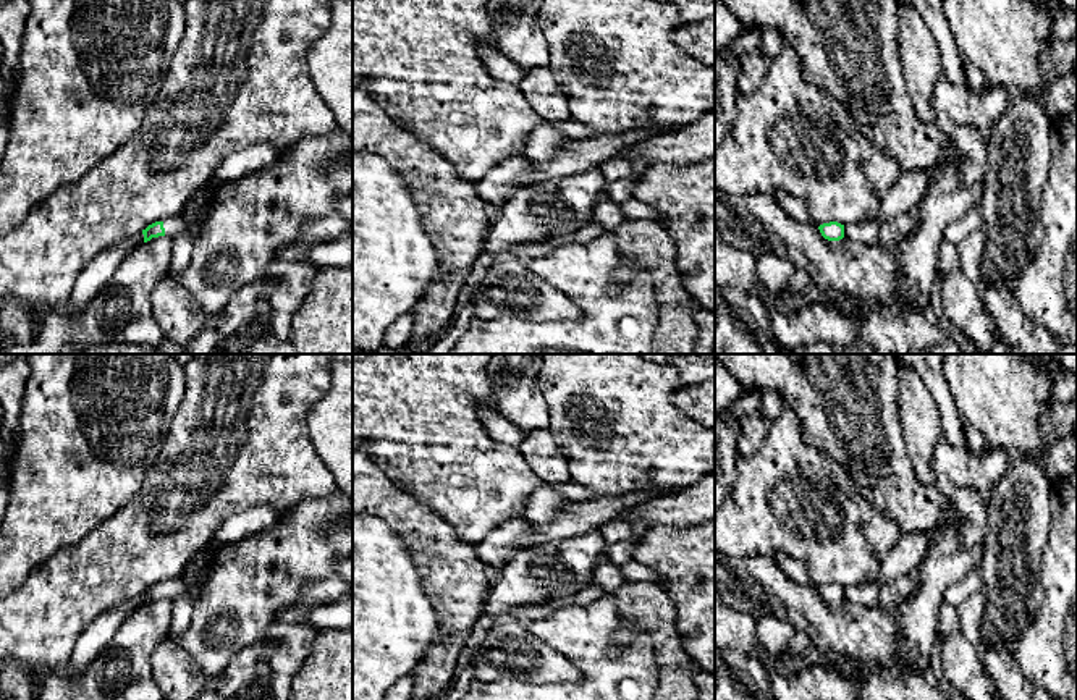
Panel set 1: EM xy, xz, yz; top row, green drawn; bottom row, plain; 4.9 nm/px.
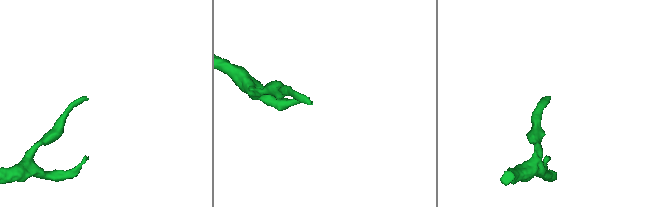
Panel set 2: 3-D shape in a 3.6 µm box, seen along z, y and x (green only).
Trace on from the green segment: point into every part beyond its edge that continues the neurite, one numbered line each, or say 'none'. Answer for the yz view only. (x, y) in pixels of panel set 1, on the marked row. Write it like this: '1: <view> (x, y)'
none

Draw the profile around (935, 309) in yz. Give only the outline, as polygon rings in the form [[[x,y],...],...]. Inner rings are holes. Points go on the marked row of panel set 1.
[[[938,270],[936,280],[930,291],[930,306],[928,306],[928,315],[936,322],[944,315],[943,309],[943,291],[941,291],[941,275],[943,272]]]

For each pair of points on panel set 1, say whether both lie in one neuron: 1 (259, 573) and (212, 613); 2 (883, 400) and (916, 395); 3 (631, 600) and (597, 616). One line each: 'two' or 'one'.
1: one
2: two
3: two

